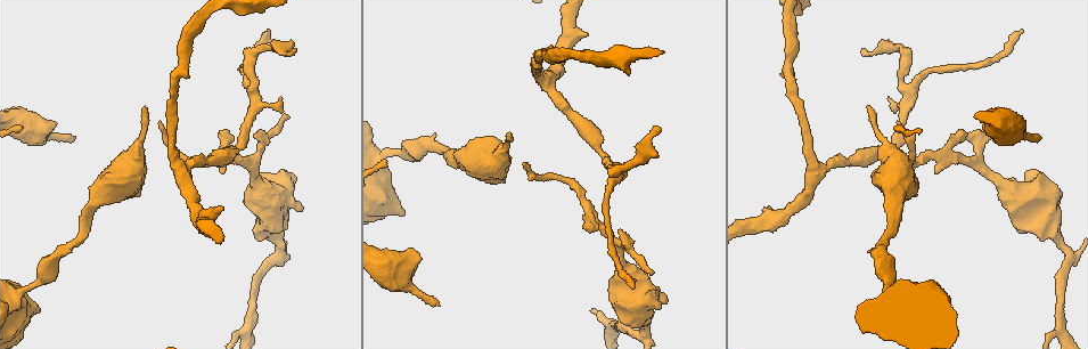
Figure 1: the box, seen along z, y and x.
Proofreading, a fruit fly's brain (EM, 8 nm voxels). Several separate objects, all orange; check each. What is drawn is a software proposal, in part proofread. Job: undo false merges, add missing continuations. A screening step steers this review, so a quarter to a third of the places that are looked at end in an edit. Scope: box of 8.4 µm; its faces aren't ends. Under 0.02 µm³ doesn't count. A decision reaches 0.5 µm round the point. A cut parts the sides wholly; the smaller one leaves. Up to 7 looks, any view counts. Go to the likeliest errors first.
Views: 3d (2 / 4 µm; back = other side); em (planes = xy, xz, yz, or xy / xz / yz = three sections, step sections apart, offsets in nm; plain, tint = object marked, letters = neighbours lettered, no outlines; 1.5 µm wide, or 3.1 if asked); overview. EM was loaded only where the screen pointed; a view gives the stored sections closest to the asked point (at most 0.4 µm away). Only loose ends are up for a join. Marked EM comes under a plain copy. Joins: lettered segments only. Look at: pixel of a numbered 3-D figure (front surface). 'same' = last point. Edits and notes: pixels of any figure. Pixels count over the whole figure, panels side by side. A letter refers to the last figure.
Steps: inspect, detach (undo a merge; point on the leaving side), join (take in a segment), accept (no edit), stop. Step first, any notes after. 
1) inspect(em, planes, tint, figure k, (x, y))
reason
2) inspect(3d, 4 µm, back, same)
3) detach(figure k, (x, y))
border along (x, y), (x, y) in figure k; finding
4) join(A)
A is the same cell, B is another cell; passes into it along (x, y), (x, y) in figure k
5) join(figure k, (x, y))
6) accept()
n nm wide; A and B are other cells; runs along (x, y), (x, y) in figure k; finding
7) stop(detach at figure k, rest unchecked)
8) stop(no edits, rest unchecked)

inspect(em, xy, step 8, letters, figure 1, (73, 137))
free end

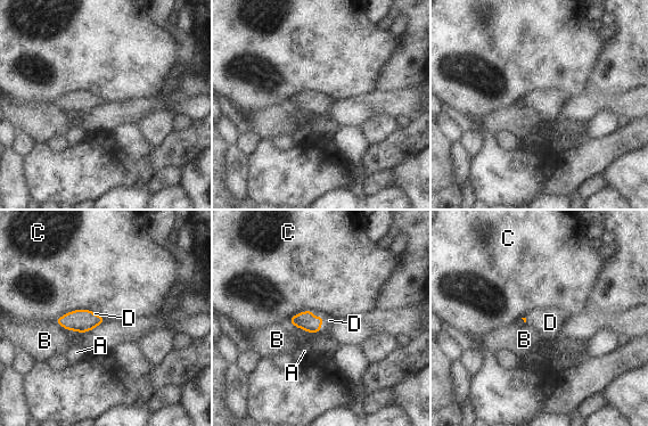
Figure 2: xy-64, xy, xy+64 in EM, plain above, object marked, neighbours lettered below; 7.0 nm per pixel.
join(figure 2, (329, 320))
D is the same cell, A, B and C are other cells; passes into it along (304, 320), (324, 318), (329, 320) in figure 2; it goes on there

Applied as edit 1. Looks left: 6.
inspect(em, planes, letters, figure 1, (654, 272))
free end

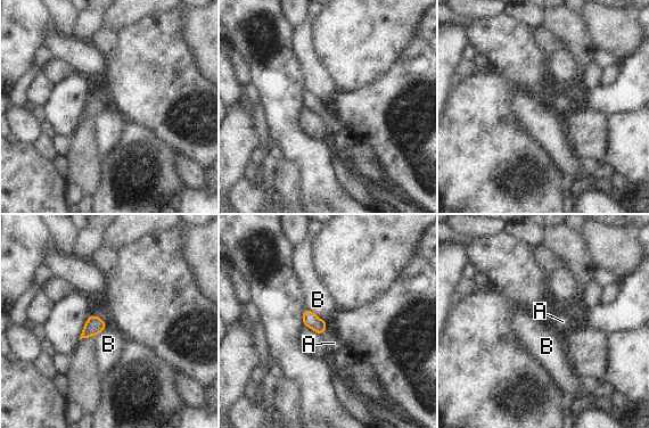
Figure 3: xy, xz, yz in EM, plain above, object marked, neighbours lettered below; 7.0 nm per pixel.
join(figure 3, (334, 343))
A is the same cell, B is another cell; passes into it along (310, 319), (323, 331), (334, 343) in figure 3; the neuron continues

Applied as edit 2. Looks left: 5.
inspect(3d, 4 µm, back, figure 1, (147, 107))
long arm stops here

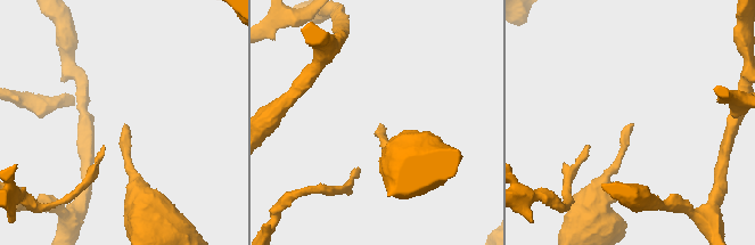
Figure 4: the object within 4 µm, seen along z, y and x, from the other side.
inspect(em, planes, letters, figure 4, (126, 126))

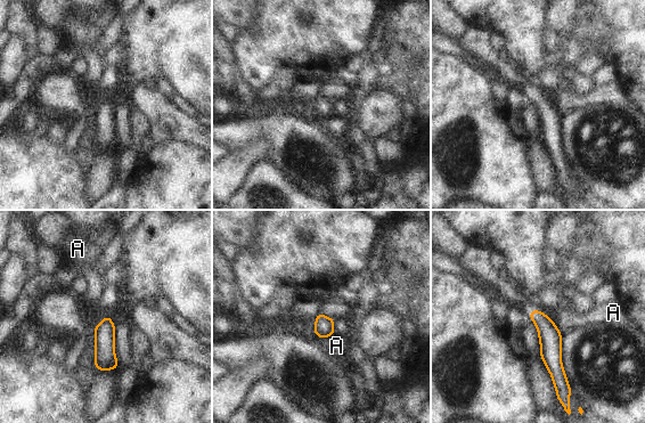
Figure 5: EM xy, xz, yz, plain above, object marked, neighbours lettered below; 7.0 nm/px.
accept()
A is another cell; border along (334, 333), (325, 338), (316, 336) in figure 5; no lettered segment goes on from it

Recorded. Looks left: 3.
stop(join at figure 2, join at figure 3, rest unchecked)

